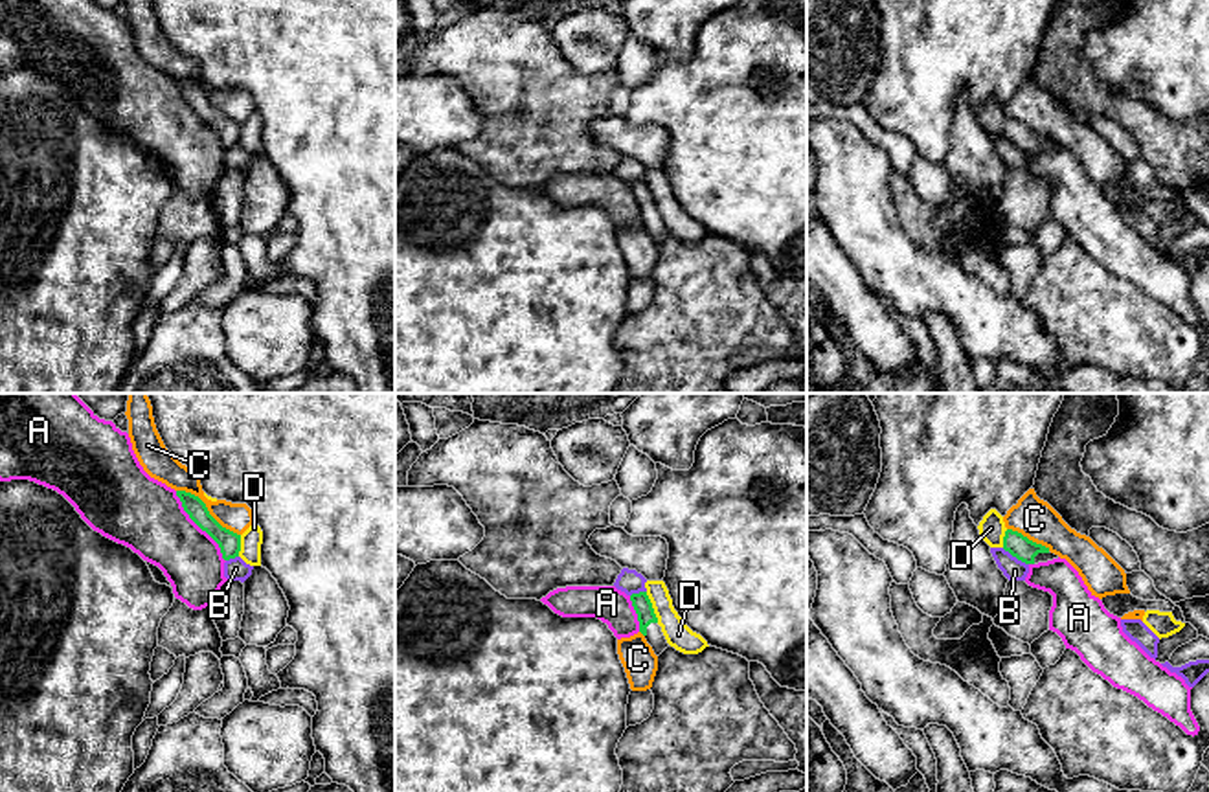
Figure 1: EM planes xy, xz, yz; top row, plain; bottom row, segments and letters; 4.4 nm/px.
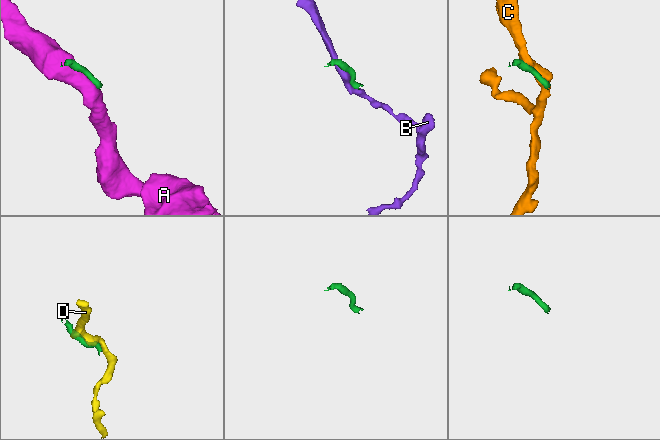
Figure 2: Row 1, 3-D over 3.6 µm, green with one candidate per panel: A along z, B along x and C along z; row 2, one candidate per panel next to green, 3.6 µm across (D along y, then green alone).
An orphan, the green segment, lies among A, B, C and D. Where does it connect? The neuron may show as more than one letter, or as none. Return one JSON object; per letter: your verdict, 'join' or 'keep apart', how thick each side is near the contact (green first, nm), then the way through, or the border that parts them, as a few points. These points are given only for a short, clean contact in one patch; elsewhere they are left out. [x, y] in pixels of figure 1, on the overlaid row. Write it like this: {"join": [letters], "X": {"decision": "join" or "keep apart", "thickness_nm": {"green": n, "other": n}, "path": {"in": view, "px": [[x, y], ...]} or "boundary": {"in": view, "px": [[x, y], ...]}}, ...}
{"join": [], "A": {"decision": "keep apart", "thickness_nm": {"green": 100, "other": 320}}, "B": {"decision": "keep apart", "thickness_nm": {"green": 100, "other": 100}}, "C": {"decision": "keep apart", "thickness_nm": {"green": 100, "other": 130}}, "D": {"decision": "keep apart", "thickness_nm": {"green": 80, "other": 110}}}

